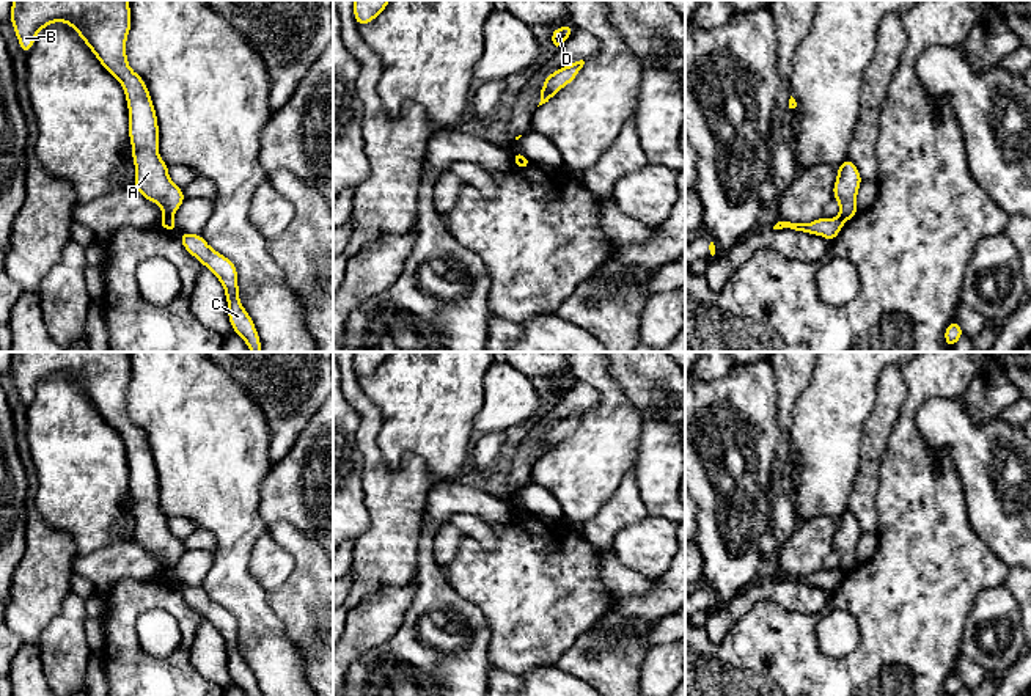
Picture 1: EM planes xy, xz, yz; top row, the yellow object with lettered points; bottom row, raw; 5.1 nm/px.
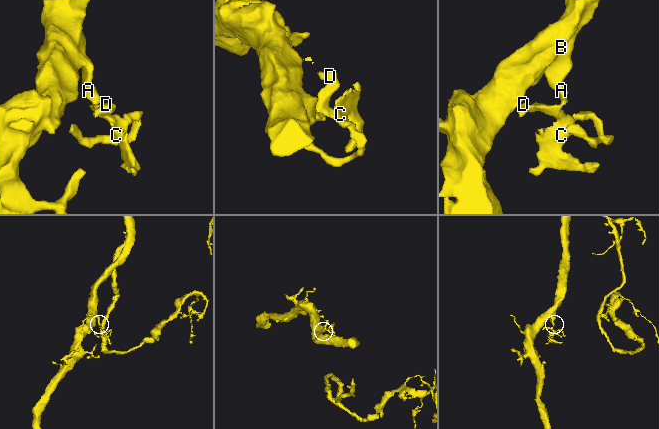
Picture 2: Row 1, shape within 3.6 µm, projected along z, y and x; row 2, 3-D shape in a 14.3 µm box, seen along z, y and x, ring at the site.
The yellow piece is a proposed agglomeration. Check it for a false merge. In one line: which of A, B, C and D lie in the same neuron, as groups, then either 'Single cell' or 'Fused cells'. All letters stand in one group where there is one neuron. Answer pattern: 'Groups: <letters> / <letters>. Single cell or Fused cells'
Groups: A B / C D. Fused cells

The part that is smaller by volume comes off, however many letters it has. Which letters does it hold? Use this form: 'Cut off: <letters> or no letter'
Cut off: C, D

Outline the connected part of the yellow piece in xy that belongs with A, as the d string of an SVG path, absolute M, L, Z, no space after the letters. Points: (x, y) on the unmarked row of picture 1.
M13 352L9 372L25 407L42 380L66 374L121 435L129 462L135 542L157 555L162 569L173 570L185 547L170 531L170 517L159 507L159 474L146 435L127 415L129 352Z

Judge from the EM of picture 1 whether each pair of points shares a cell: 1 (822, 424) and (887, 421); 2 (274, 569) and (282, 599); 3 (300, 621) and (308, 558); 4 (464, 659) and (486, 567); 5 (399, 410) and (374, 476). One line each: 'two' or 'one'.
1: two
2: two
3: one
4: two
5: two

